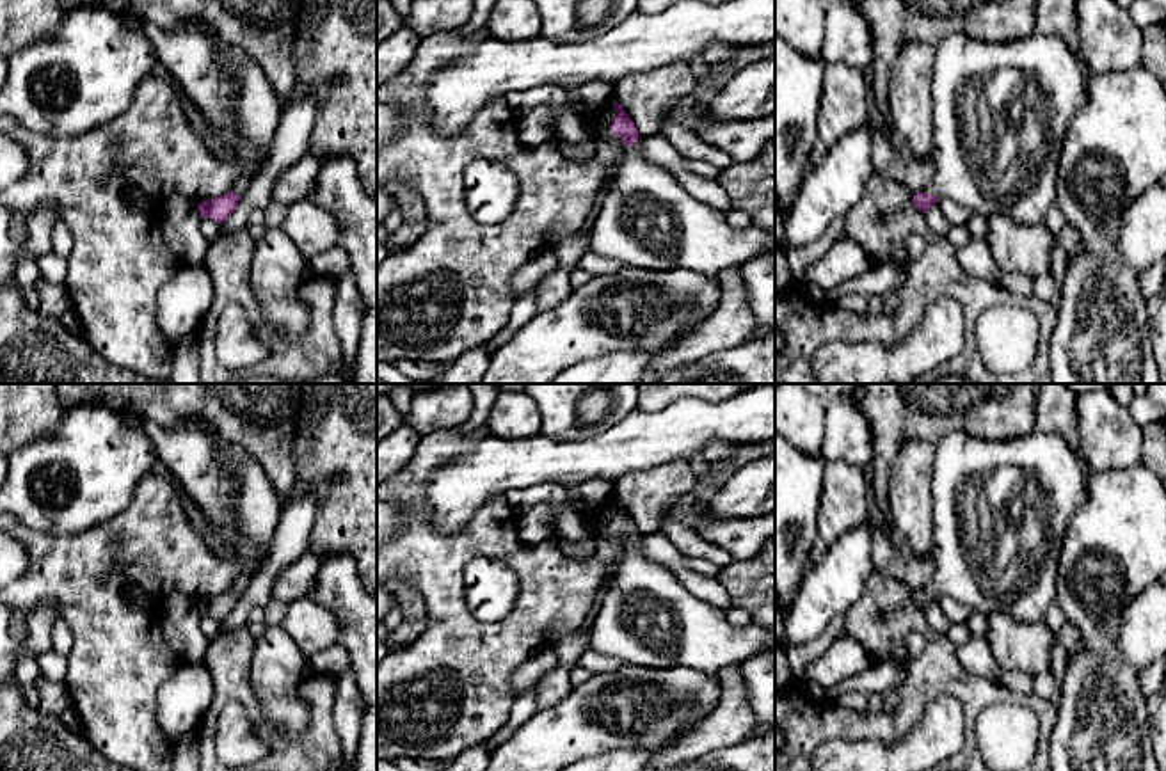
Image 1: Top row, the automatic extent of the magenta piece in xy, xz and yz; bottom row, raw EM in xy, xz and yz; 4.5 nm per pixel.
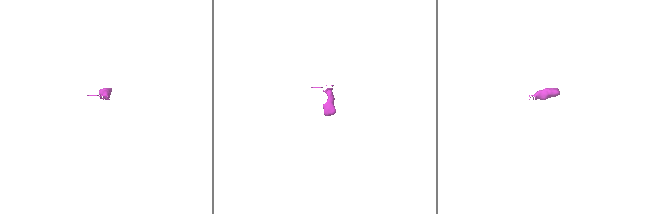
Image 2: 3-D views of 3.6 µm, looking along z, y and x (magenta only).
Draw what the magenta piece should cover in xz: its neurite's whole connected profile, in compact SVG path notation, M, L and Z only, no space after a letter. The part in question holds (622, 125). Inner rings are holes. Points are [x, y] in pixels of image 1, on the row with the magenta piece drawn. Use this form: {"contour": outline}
{"contour": "M615 99L613 107L617 114L611 131L622 139L626 156L617 167L615 178L604 185L604 197L590 226L594 254L638 270L690 270L711 277L754 258L775 254L775 233L755 224L743 229L731 227L725 213L695 199L668 169L645 156L633 119Z"}

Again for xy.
{"contour": "M137 21L151 41L158 64L172 75L183 98L201 110L229 158L242 167L228 194L197 204L201 219L222 224L236 210L256 176L256 171L245 165L236 153L235 112L231 110L231 99L238 91L235 76L220 64L213 44L201 32L167 34L155 23Z"}

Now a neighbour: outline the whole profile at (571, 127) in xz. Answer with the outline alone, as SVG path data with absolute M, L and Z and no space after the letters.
M540 85L528 91L508 92L507 105L523 115L535 107L549 107L556 110L556 135L567 142L579 142L587 137L587 117L571 110L567 101L567 89L558 85Z

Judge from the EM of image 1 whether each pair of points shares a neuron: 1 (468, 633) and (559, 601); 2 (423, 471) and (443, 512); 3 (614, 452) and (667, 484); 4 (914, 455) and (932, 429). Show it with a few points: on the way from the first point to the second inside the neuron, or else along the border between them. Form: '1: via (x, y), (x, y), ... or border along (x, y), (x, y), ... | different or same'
1: via (491, 633), (521, 633), (535, 622) | same
2: border along (459, 455), (434, 473), (427, 494), (416, 503) | different
3: border along (686, 461), (633, 469), (614, 484) | different
4: border along (934, 445), (923, 439), (905, 439), (891, 466) | different

